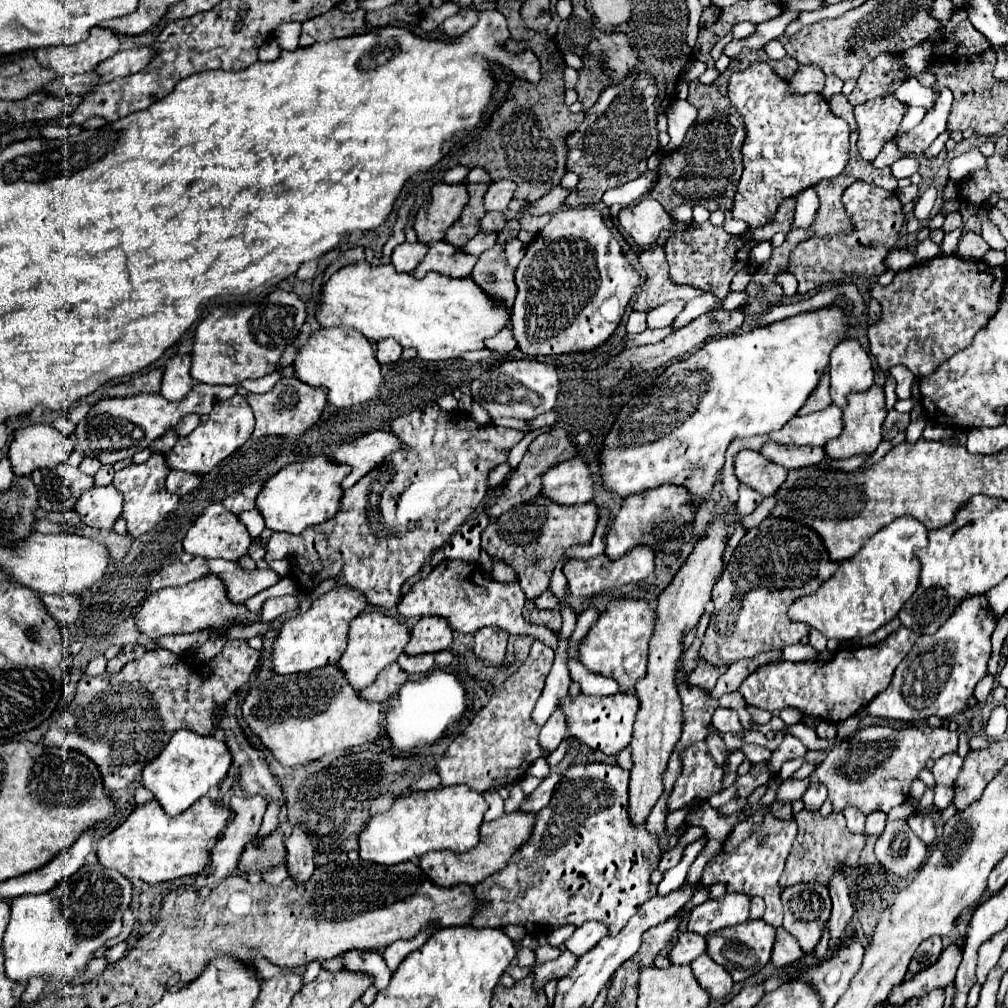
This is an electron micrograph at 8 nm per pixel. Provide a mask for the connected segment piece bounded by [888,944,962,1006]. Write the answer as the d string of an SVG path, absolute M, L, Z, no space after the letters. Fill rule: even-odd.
M950 944L942 952L942 956L938 958L936 964L932 964L930 968L926 968L926 970L918 972L916 976L904 980L902 984L898 984L890 992L890 996L888 996L890 1004L902 1006L906 1000L924 996L924 994L928 994L934 988L948 986L950 982L954 982L954 976L956 976L960 960L962 960L962 948L960 948L960 944Z

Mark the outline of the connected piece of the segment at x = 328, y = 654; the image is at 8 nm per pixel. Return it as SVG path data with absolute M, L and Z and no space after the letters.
M338 586L324 596L316 598L308 612L298 614L286 620L280 628L278 640L274 644L274 672L278 674L294 674L294 672L308 672L314 668L322 668L326 664L336 664L346 650L350 622L366 608L366 596L354 592L352 588Z

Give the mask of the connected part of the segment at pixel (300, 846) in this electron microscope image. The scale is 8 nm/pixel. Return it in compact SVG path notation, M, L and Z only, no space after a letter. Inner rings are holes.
M296 826L292 836L286 838L286 850L288 850L288 872L304 882L314 872L314 836L306 832L306 828Z

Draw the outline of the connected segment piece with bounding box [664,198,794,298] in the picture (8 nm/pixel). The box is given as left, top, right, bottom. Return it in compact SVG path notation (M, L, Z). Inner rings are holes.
M786 198L774 218L764 224L762 228L750 228L746 232L746 236L726 236L724 230L720 230L718 226L712 226L710 222L690 222L686 224L670 224L670 238L664 246L666 250L666 258L668 258L668 266L670 266L670 278L676 284L690 284L694 288L702 288L702 290L712 290L718 298L724 298L728 294L730 282L736 276L736 272L740 272L742 268L748 266L750 262L750 250L760 244L760 242L770 242L772 236L776 232L786 234L790 224L792 224L792 216L794 216L794 198Z

